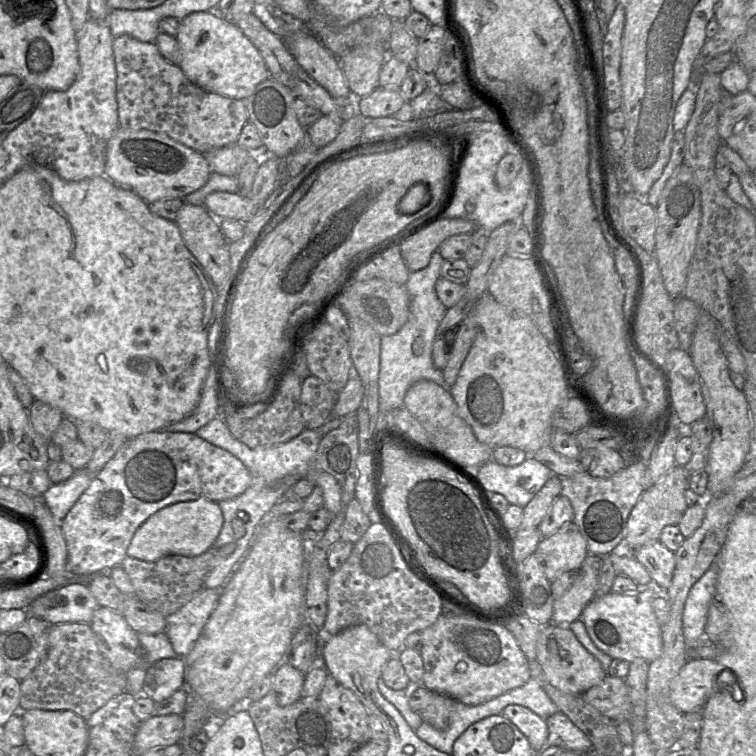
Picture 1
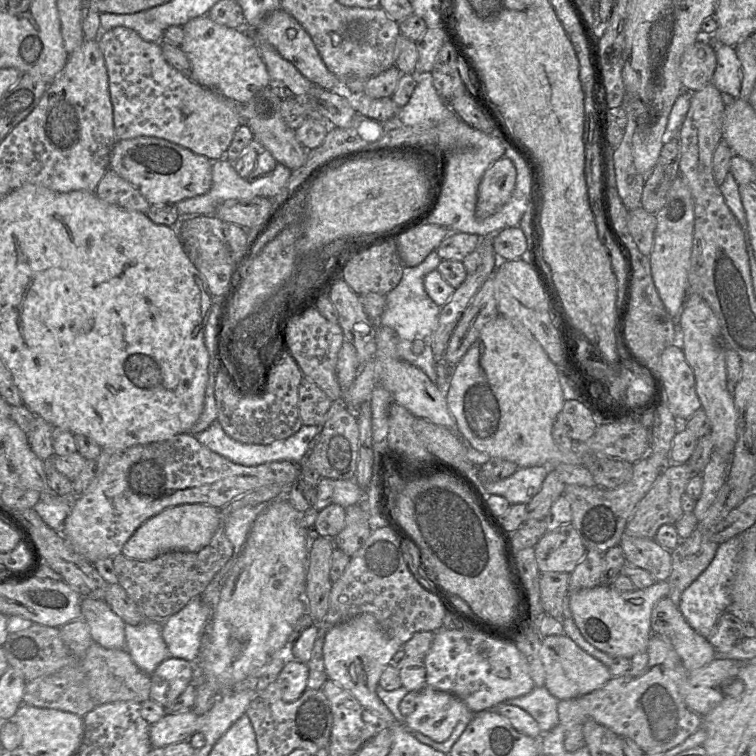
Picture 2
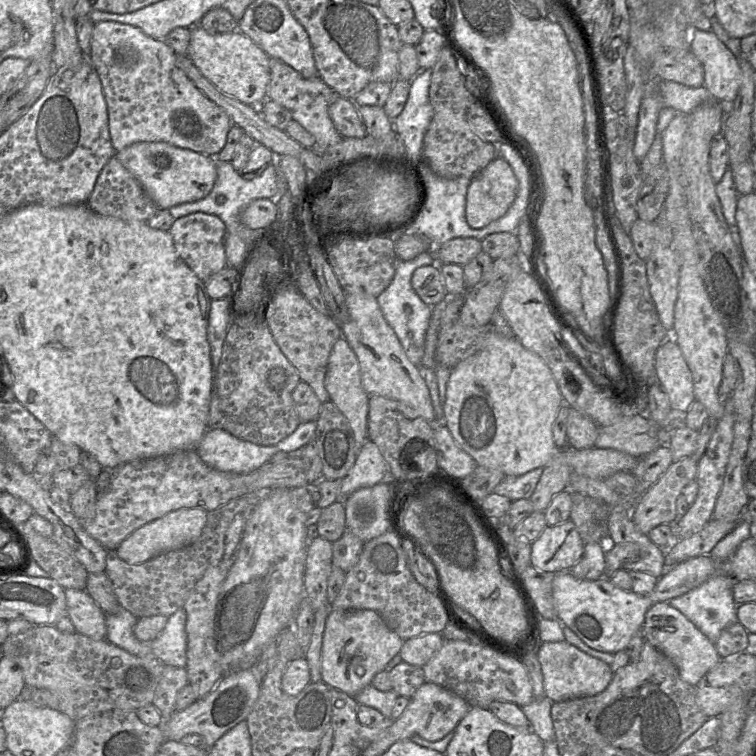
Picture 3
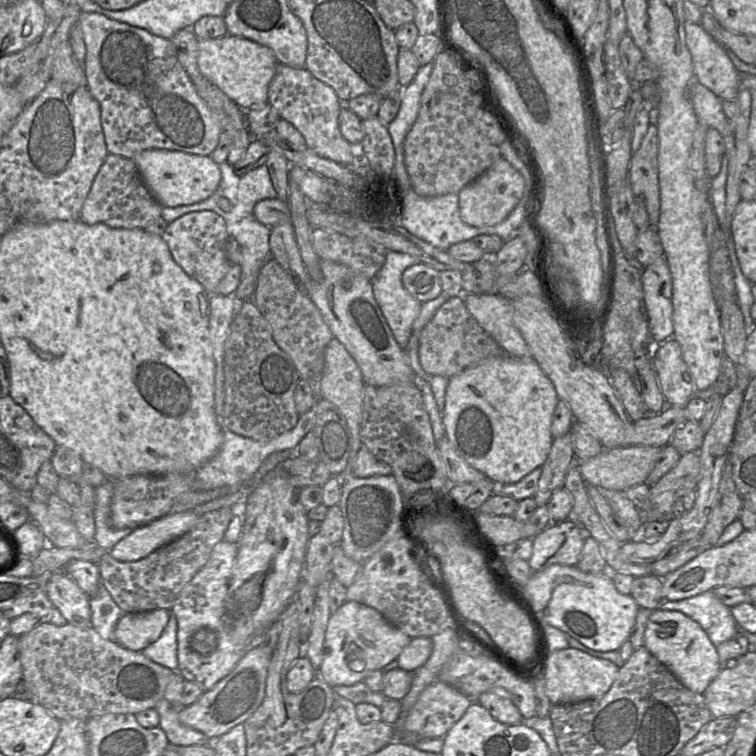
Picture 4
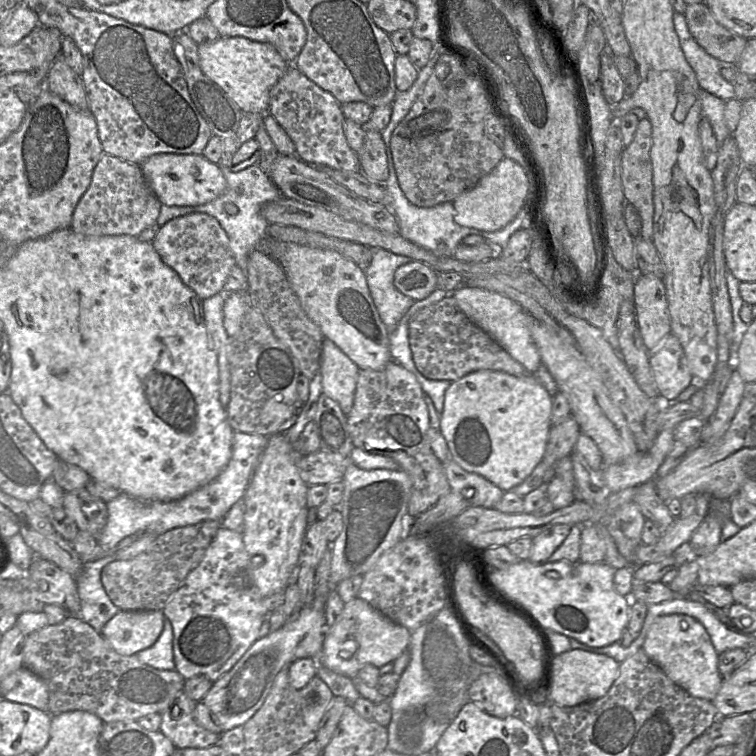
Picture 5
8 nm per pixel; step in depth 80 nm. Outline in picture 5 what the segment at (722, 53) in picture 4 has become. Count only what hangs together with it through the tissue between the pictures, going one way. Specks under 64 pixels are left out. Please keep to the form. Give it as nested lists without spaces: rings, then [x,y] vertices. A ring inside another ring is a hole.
[[[674,11],[673,23],[674,23],[675,31],[679,38],[681,49],[684,53],[684,56],[685,56],[687,62],[689,63],[689,65],[695,72],[695,75],[696,75],[696,78],[698,81],[698,85],[699,85],[701,91],[706,91],[710,94],[713,94],[713,95],[717,96],[718,98],[722,99],[724,102],[734,99],[735,98],[734,86],[730,82],[725,80],[720,73],[720,70],[721,70],[723,64],[718,59],[709,55],[696,42],[696,40],[693,38],[693,36],[691,35],[691,33],[688,29],[684,14],[680,14],[680,13]]]

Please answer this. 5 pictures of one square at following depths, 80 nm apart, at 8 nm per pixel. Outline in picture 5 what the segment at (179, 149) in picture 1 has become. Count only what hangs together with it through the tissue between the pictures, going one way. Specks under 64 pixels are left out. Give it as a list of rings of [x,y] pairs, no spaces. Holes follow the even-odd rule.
[[[155,154],[141,164],[141,170],[155,196],[166,206],[206,204],[221,196],[226,189],[220,166],[198,154]]]

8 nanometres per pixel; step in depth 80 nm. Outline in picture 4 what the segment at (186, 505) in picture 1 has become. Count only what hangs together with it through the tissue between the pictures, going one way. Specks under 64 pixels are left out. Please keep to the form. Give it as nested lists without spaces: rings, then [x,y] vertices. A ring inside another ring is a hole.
[[[192,510],[152,521],[134,529],[109,552],[118,561],[138,561],[188,532],[199,516]]]

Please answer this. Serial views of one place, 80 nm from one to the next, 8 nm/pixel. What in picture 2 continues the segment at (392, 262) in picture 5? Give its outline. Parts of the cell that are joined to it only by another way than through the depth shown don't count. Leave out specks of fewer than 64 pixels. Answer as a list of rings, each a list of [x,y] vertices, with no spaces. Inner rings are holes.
[[[433,251],[418,266],[405,266],[399,284],[385,295],[385,309],[380,318],[380,324],[390,328],[396,334],[399,356],[423,371],[435,384],[438,376],[432,352],[432,341],[438,326],[441,307],[427,294],[424,288],[424,278],[431,271],[437,270],[441,261],[436,251]]]

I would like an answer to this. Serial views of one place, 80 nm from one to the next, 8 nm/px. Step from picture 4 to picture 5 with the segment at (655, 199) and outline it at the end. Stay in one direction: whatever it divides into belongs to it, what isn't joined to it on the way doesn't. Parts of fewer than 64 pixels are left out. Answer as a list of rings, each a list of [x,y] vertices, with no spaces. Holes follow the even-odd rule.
[[[647,118],[640,120],[632,143],[622,152],[621,180],[627,204],[632,204],[642,219],[641,236],[653,241],[654,229],[654,187],[653,167],[651,161],[652,124]]]

